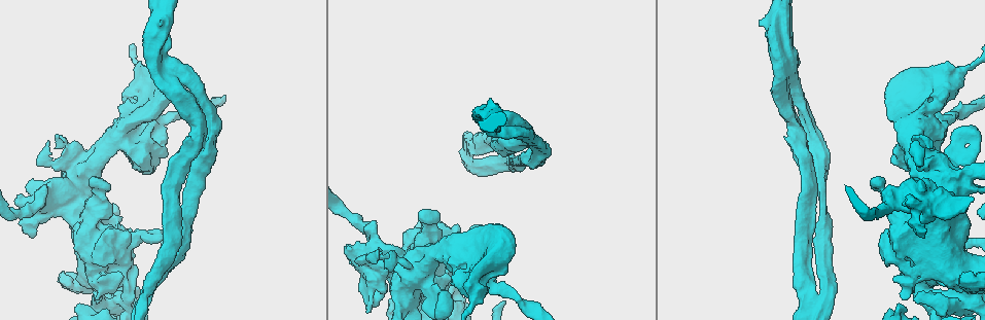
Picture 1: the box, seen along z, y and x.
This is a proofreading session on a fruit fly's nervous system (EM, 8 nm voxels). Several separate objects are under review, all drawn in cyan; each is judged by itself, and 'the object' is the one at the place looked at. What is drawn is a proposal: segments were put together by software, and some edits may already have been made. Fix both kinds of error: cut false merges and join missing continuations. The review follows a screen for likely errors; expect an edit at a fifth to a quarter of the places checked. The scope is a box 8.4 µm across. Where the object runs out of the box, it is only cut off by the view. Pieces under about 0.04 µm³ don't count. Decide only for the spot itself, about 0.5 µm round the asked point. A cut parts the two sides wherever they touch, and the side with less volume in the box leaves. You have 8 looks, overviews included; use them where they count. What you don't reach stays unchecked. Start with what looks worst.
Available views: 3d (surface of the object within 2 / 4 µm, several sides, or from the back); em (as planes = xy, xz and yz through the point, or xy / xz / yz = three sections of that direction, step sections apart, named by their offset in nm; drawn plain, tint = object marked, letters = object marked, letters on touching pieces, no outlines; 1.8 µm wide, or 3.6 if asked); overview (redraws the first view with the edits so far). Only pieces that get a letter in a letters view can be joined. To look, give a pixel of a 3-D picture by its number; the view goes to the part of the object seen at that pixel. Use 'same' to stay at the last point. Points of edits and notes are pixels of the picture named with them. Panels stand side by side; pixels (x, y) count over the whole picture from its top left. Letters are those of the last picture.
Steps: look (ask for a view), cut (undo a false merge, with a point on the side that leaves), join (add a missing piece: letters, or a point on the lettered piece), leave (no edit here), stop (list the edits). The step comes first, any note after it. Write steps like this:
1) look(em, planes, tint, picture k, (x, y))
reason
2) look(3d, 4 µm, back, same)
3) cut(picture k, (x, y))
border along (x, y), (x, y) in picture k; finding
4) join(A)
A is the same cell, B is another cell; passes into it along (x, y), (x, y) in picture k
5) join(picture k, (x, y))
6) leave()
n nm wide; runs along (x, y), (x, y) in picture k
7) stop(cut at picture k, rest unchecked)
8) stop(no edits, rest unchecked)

look(em, 3.6 µm, planes, letters, picture 1, (956, 187))
sharp bend

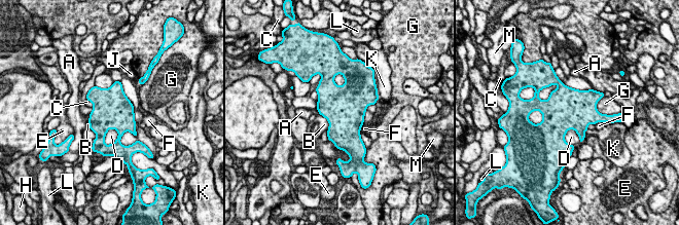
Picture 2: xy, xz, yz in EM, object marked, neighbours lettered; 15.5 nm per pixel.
leave()
600 nm wide; M touches over 550 nm; A, B, C, D, E, F, G, H, J, K, L and M are other cells; one neuron here

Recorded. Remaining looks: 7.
look(em, xz, step 4, tint, picture 1, (119, 140))
abrupt turn

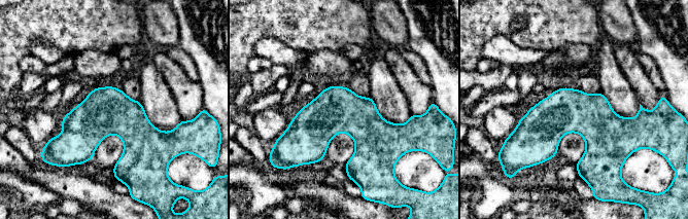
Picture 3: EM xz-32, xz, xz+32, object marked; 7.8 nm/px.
look(em, planes, tint, same)
another direction

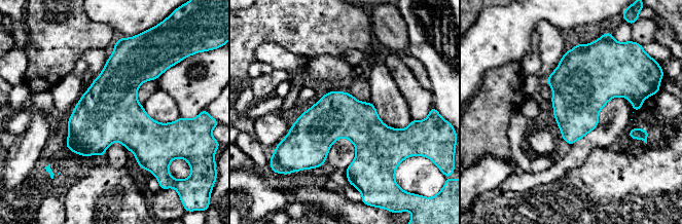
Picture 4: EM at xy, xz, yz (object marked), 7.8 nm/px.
look(em, planes, letters, same)
what lies round it

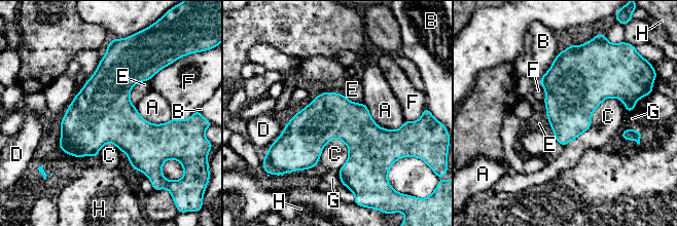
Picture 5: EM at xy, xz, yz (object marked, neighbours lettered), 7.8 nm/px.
leave()
360 nm wide; C touches over 600 nm; A, B, C, D, E, F, G and H are other cells; all the same neuron

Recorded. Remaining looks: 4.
look(em, planes, plain, picture 1, (156, 45))
arms run side by side

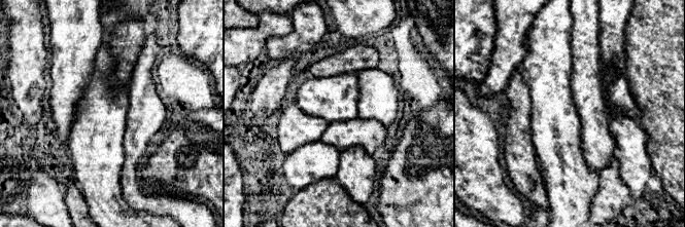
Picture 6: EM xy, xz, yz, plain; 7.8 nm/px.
look(em, planes, letters, same)

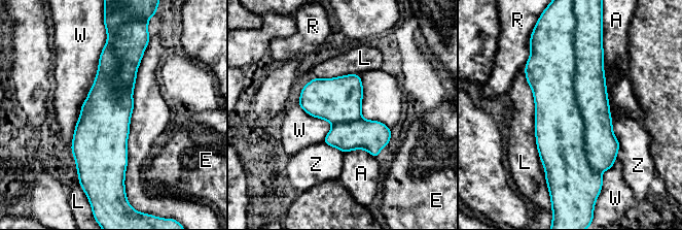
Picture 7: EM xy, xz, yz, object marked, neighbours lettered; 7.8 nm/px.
cut(picture 7, (589, 84))
A, E, L, R, W and Z are other cells; the part that leaves runs along (577, 53), (589, 67), (601, 169) in picture 7; two neurons meet here

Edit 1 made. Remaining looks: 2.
stop(cut at picture 7, rest unchecked)

